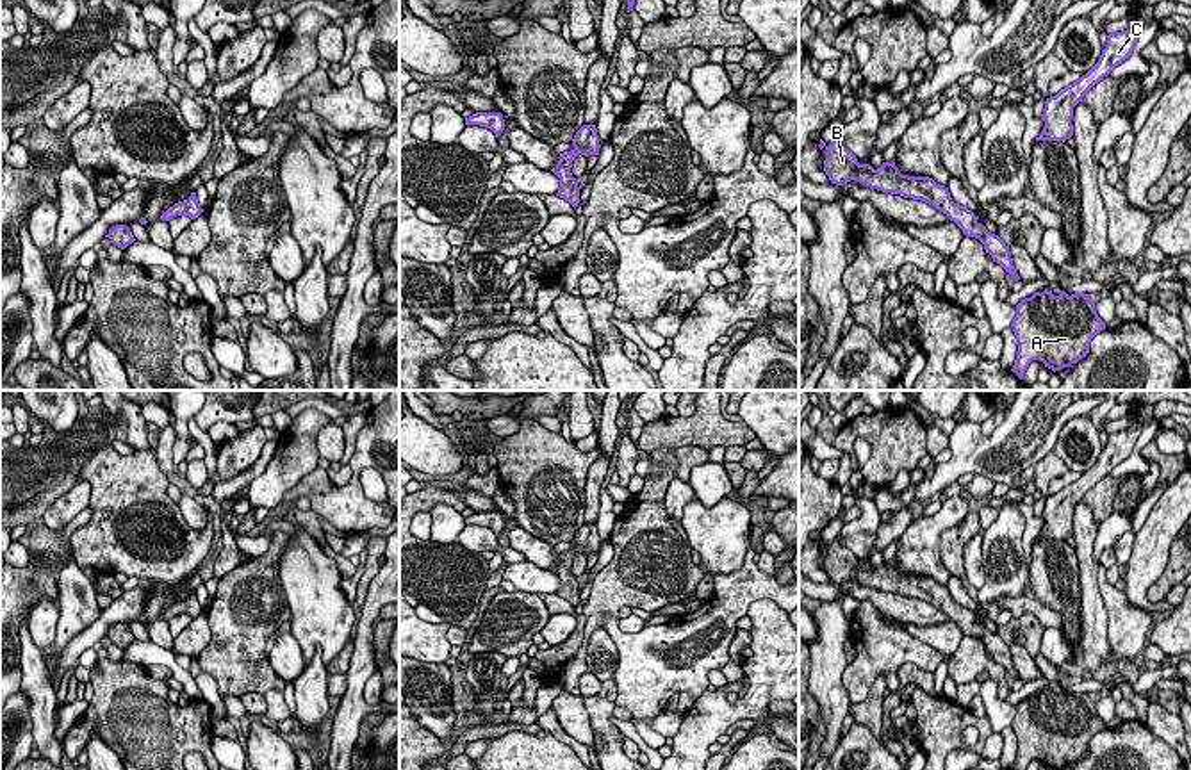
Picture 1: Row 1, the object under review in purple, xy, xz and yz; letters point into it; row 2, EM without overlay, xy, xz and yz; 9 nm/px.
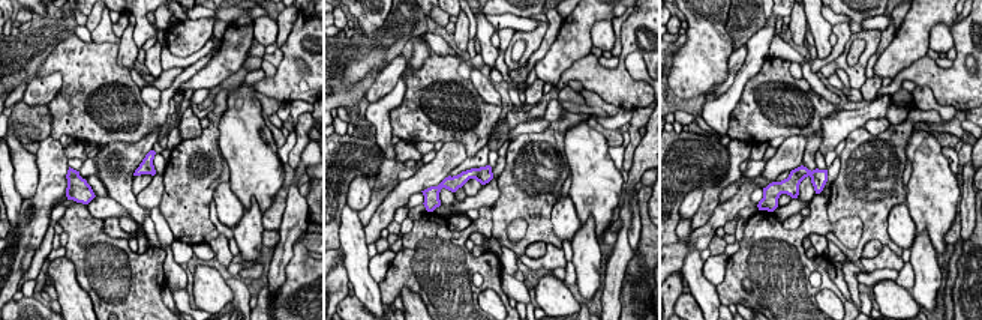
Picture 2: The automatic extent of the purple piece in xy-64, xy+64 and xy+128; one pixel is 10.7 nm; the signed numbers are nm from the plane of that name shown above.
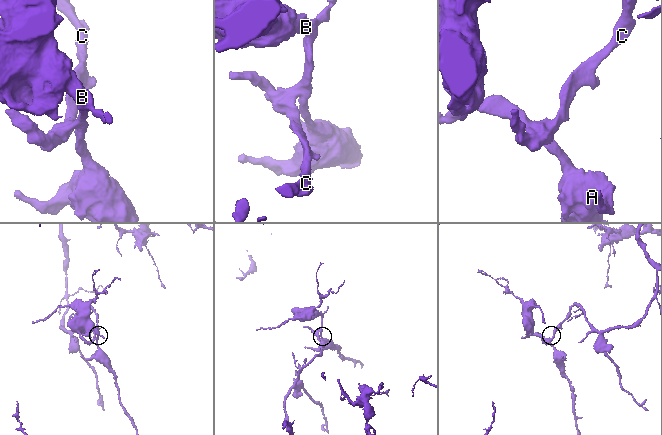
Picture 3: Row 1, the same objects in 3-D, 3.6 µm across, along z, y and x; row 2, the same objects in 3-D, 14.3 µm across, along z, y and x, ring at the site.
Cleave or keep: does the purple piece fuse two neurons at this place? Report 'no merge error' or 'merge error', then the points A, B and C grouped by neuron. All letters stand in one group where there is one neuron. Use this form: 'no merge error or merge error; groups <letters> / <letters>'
no merge error; groups A B C

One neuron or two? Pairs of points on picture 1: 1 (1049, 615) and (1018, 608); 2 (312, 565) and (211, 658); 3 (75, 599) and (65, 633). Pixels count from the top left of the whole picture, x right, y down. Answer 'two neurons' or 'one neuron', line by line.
1: one neuron
2: two neurons
3: one neuron

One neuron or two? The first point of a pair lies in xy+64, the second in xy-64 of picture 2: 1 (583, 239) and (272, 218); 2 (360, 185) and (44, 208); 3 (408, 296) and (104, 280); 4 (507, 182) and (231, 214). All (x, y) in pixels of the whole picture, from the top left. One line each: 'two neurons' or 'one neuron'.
1: two neurons
2: two neurons
3: two neurons
4: two neurons

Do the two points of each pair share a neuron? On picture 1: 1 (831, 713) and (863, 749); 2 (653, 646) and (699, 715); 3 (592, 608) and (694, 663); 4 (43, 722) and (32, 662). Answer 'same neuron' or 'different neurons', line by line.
1: different neurons
2: different neurons
3: different neurons
4: same neuron

